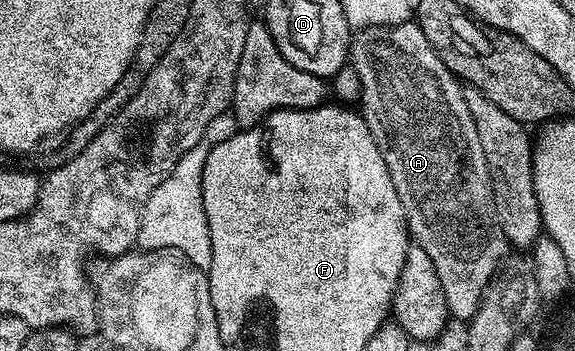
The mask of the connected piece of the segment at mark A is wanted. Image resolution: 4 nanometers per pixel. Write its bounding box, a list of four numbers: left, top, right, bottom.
[350,22,506,321]

